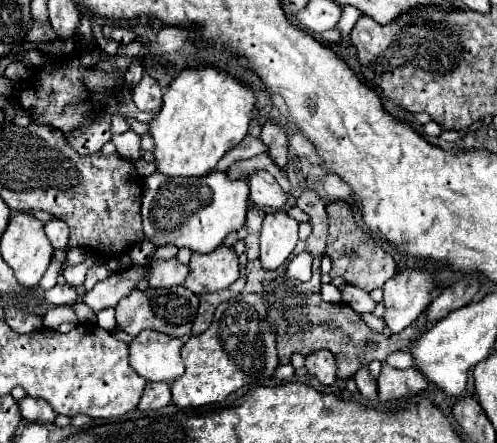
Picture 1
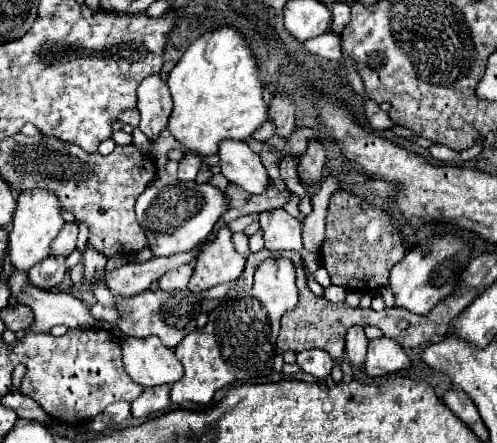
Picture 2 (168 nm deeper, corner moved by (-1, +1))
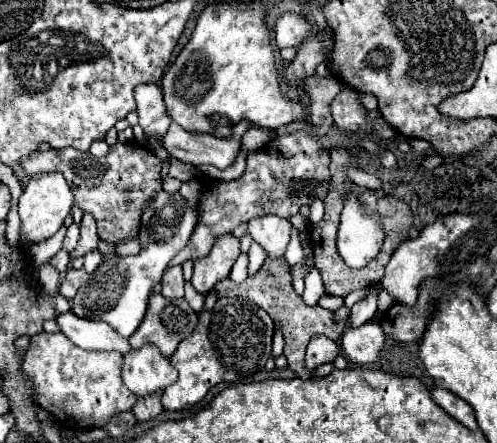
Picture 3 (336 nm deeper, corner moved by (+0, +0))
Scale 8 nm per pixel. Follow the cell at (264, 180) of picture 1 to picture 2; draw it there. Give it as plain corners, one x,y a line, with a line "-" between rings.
223,141
219,145
221,173
229,179
229,183
239,185
247,193
259,195
271,185
269,173
261,163
259,155
253,153
245,141

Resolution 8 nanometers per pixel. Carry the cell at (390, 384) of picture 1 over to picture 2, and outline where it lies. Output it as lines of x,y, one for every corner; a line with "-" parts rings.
387,337
369,341
367,357
365,357
365,373
371,379
379,379
407,367
411,367
411,359
395,341

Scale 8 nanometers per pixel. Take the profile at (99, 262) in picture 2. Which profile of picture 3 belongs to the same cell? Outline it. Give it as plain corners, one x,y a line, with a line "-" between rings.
84,212
84,218
80,222
80,242
78,242
76,250
70,254
70,258
78,258
78,256
84,256
86,252
96,250
96,244
98,244
96,220
88,212

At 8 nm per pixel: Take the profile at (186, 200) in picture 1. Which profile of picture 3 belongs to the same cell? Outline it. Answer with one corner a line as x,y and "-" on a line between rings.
164,190
158,192
142,212
140,252
136,256
104,254
102,264
90,274
88,284
76,292
72,312
90,320
106,320
115,331
128,339
146,316
152,288
160,282
168,262
186,246
196,222
198,208
190,208
180,194
168,194

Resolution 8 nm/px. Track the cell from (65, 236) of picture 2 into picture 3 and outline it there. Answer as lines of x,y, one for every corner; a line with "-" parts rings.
72,224
72,226
68,228
68,232
66,232
66,236
64,236
64,242
62,242
62,248
64,248
66,252
72,252
72,250
76,248
76,244
78,244
78,232
80,232
80,228
78,228
76,224

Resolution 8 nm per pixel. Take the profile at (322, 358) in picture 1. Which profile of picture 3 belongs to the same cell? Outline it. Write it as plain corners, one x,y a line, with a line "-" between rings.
314,336
306,348
306,368
312,372
316,366
334,362
334,358
340,354
340,348
334,340
326,336

